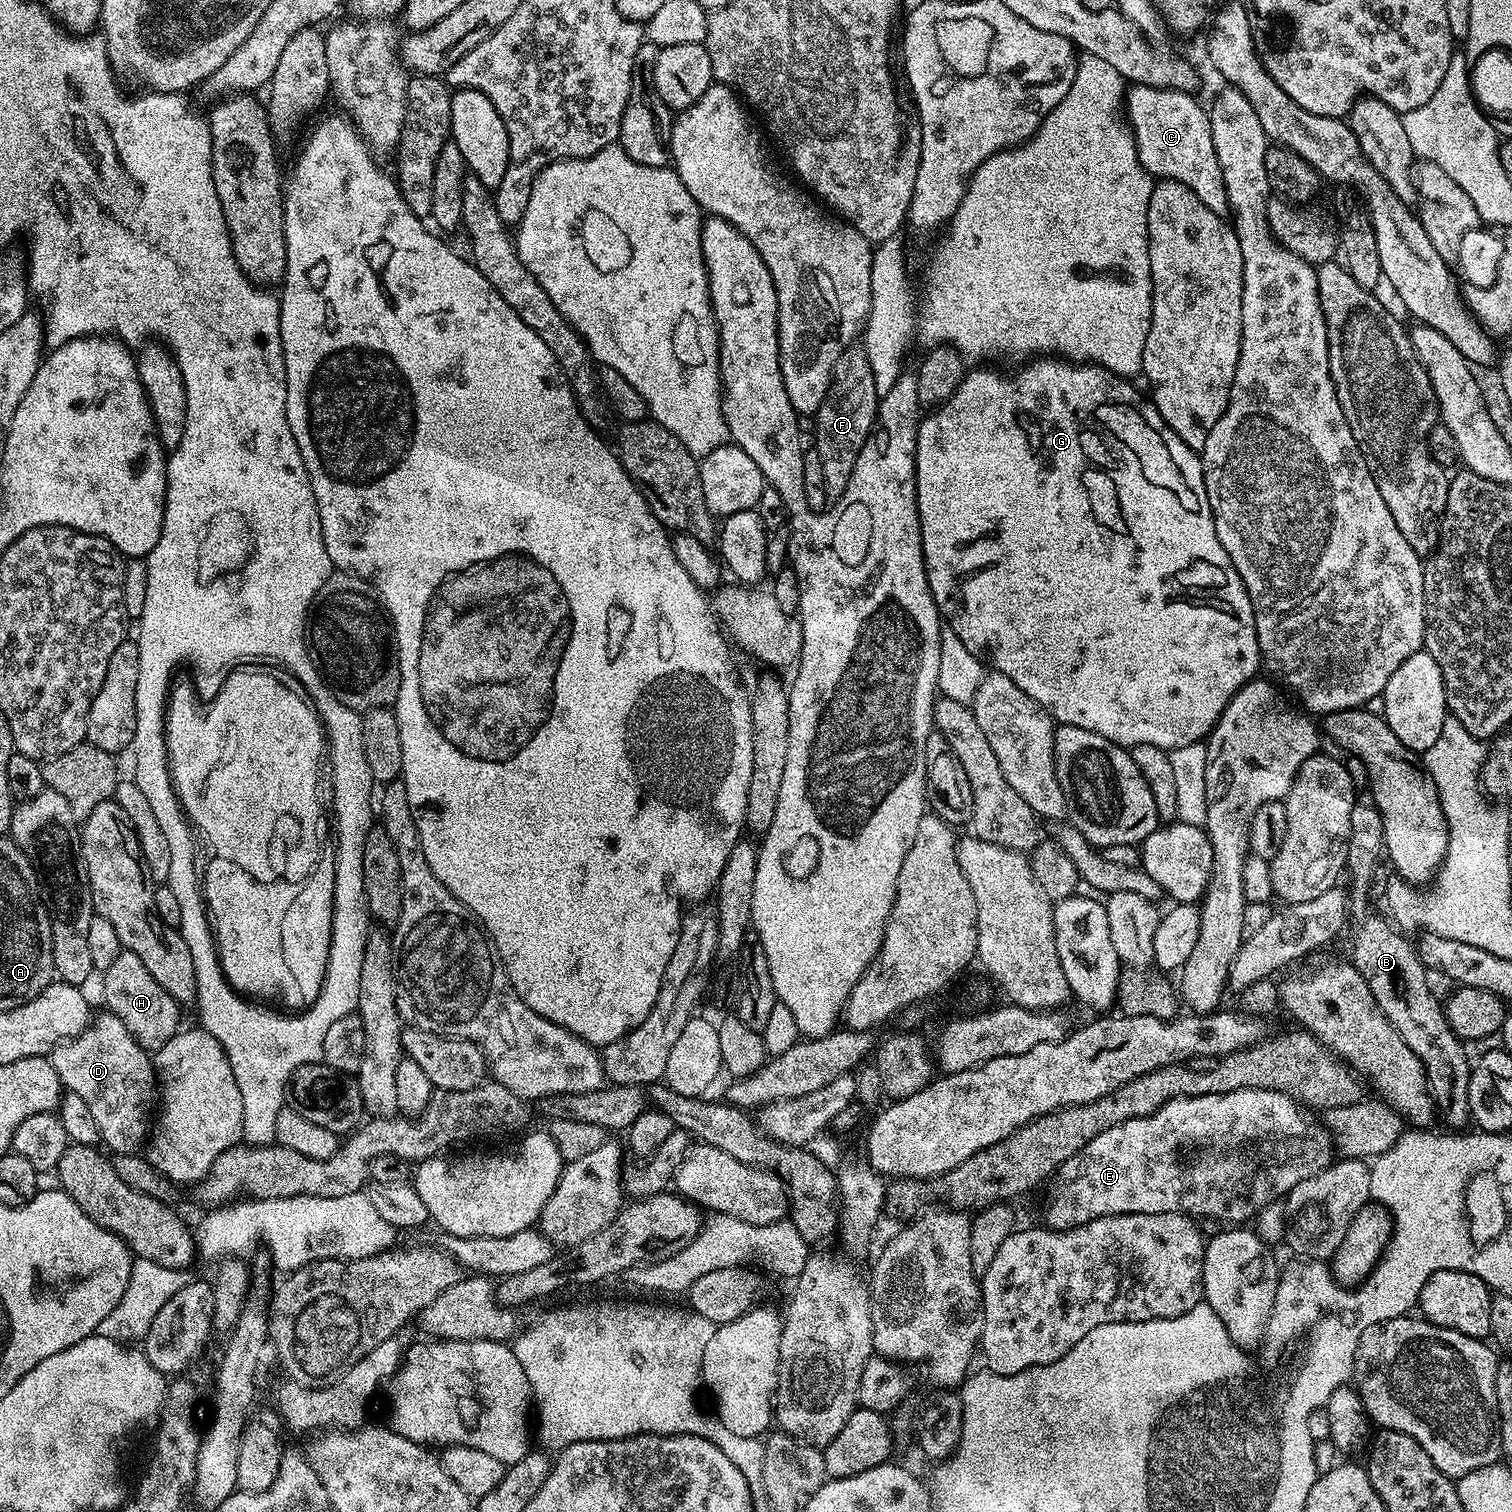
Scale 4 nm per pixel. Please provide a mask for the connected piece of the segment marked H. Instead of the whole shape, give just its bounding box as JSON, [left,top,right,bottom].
[102,950,181,1050]

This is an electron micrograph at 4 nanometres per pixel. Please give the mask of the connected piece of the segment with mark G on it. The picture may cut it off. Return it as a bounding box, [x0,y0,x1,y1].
[916,358,1262,749]

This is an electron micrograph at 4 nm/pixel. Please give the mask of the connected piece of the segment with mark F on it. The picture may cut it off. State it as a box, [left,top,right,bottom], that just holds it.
[814,347,881,498]

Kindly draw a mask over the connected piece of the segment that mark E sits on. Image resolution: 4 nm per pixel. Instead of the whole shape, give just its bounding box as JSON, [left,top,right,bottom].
[1043,1088,1334,1230]

